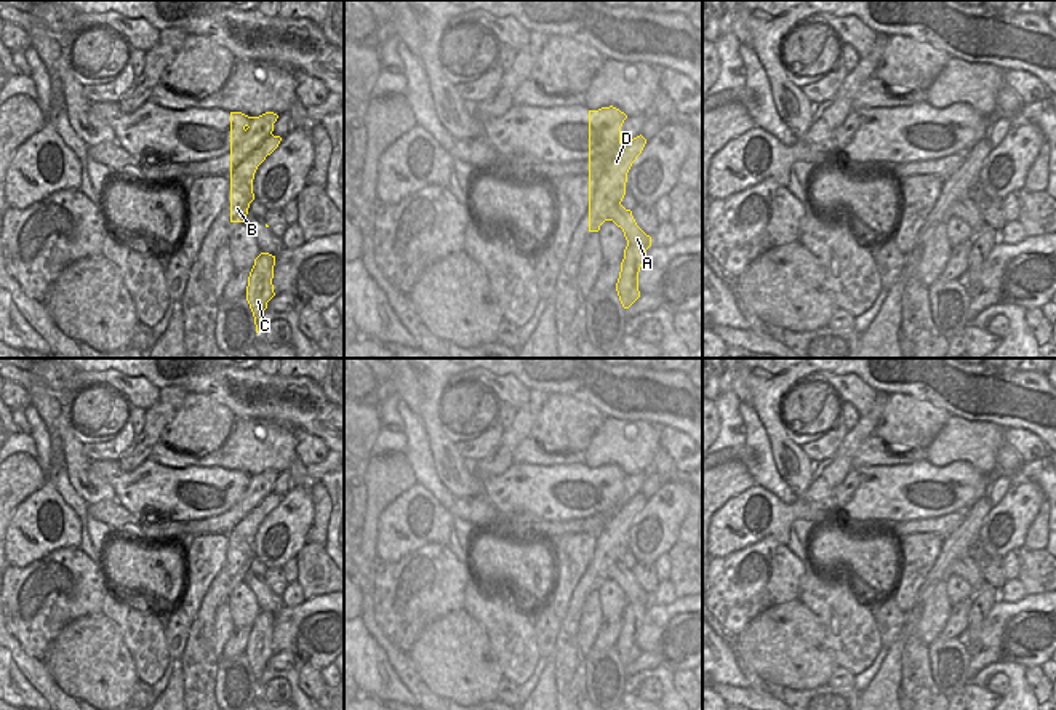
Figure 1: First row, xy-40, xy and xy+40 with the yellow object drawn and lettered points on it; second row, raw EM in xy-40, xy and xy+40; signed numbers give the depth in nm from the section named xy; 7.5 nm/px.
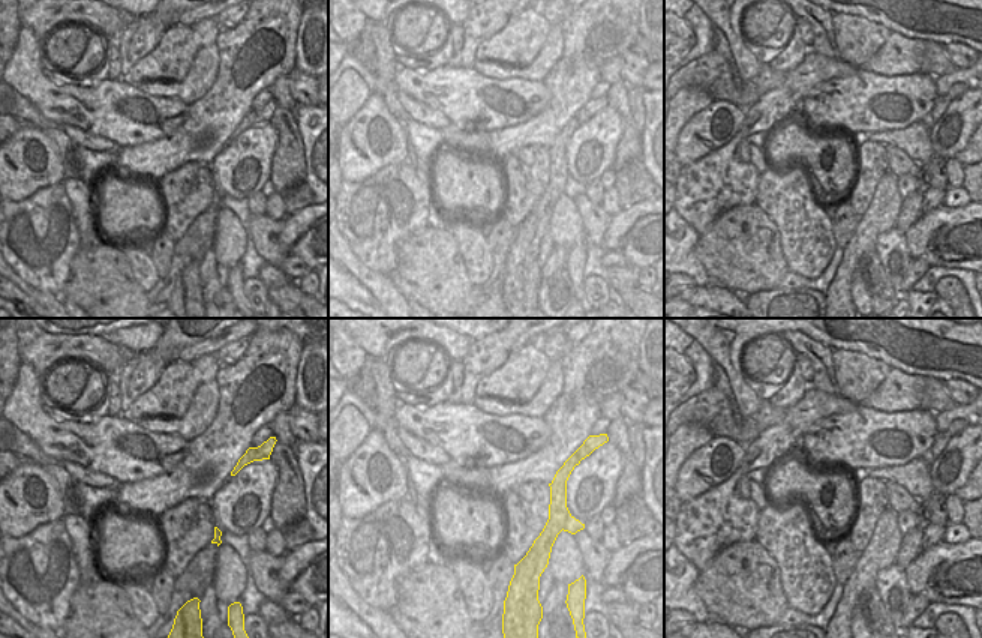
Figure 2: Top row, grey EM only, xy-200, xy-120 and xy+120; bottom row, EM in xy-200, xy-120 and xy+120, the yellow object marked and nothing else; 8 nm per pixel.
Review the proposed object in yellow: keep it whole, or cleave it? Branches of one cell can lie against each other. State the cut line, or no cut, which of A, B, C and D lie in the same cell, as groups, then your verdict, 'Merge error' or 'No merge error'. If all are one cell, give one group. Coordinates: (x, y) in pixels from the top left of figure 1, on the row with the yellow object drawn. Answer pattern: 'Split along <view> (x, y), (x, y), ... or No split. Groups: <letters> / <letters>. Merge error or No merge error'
Split along xy (621, 205), (616, 205), (607, 219). Groups: A C / B D. Merge error.

